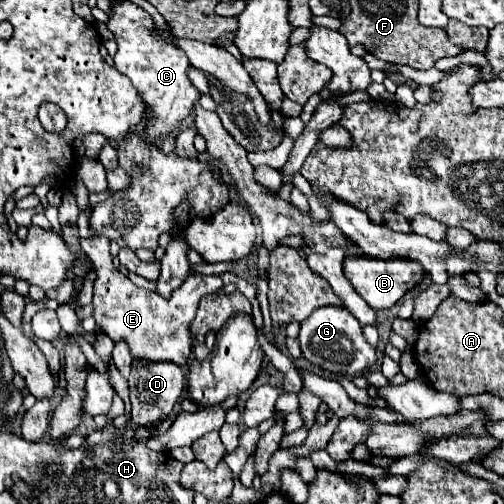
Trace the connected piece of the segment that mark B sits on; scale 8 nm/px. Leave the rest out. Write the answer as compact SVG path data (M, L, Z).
M365 254L346 256L343 263L343 272L354 286L354 290L374 310L392 308L408 290L412 290L426 276L426 270L422 270L422 266L418 266L418 262L414 260L399 258L386 261L380 258L368 257Z

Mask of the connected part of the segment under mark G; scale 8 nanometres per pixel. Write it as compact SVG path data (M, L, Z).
M322 306L306 318L306 322L300 324L300 348L302 356L320 366L322 370L328 370L332 374L342 374L342 376L356 376L366 370L370 370L376 362L376 350L370 346L362 334L360 322L346 310L338 306Z

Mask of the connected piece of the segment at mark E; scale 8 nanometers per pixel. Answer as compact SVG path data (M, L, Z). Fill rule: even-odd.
M94 234L90 240L80 240L82 250L94 264L98 278L94 282L94 318L102 326L104 334L108 334L114 342L126 340L134 358L144 358L152 362L174 362L184 366L192 352L190 338L190 322L196 316L198 304L204 296L218 292L224 284L220 276L200 276L190 274L186 282L174 290L172 298L162 298L156 292L138 288L130 282L126 274L114 268L110 258L110 238L102 234Z

